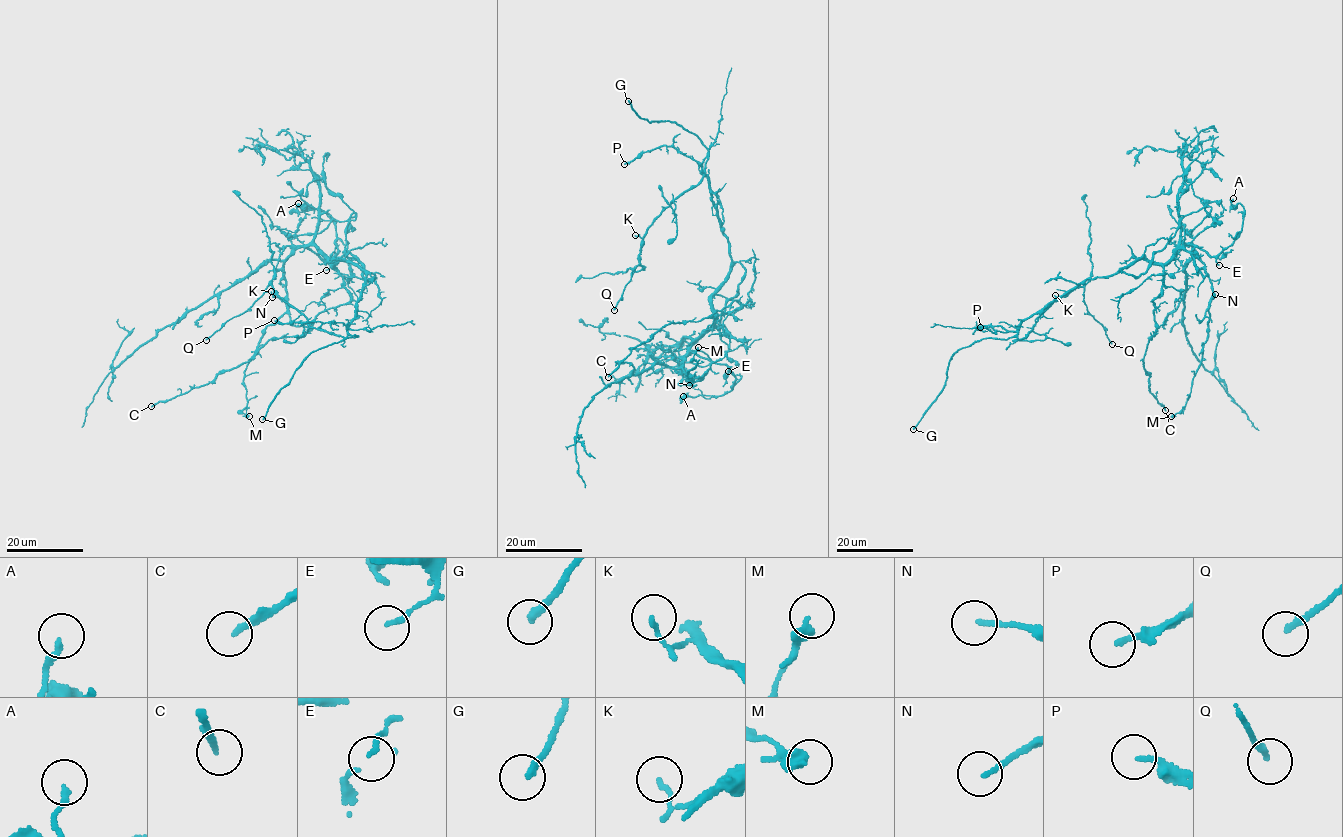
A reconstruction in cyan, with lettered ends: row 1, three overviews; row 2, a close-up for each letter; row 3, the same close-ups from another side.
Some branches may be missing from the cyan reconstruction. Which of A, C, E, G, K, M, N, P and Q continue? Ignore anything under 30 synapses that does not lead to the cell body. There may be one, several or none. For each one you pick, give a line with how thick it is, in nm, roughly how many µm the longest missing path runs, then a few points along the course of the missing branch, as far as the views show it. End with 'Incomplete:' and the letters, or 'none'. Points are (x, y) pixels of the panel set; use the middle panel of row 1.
G: 240 nm | 110 µm
N: 150 nm | 30 µm | (689, 385), (641, 385), (609, 406), (602, 416)
Incomplete: G, N

